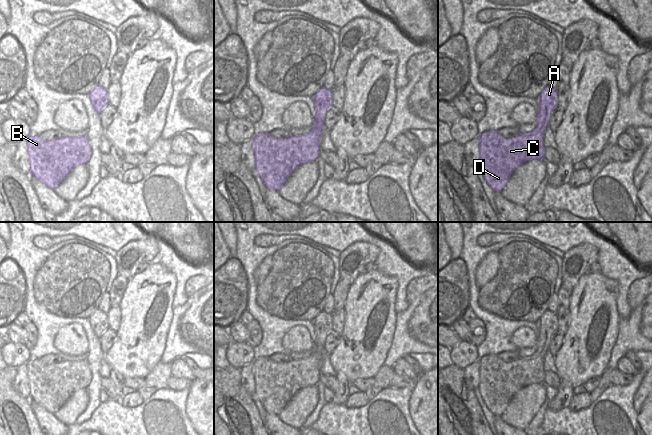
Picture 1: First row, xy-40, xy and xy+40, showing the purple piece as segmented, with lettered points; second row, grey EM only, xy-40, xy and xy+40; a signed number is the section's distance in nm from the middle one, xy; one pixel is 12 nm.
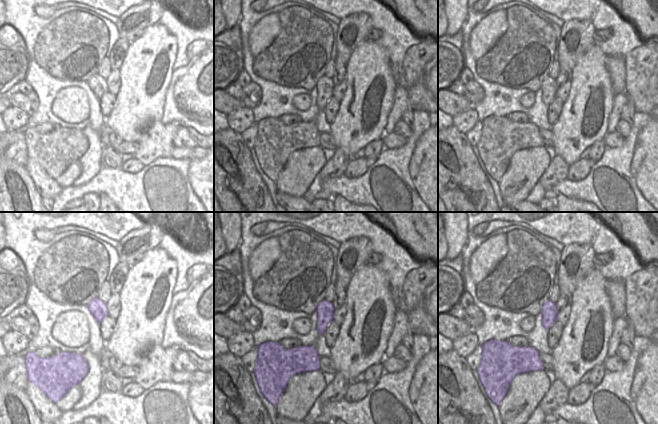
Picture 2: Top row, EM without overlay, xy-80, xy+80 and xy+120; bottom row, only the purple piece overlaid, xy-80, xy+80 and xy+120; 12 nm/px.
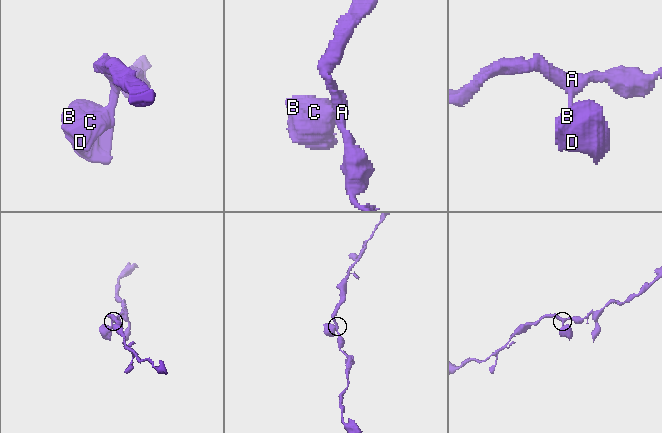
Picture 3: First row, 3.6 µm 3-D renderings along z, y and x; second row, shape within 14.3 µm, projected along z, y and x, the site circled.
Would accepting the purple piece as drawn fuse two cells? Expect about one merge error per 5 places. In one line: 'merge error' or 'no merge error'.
no merge error

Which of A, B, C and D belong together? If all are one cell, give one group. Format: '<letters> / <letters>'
A B C D

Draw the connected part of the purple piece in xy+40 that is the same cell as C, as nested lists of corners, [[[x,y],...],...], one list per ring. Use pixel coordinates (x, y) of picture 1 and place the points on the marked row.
[[[545,87],[539,95],[537,126],[528,133],[506,139],[498,131],[485,131],[479,135],[479,168],[494,192],[501,192],[511,174],[520,165],[543,160],[543,136],[549,126],[552,110],[557,107],[558,92]]]

